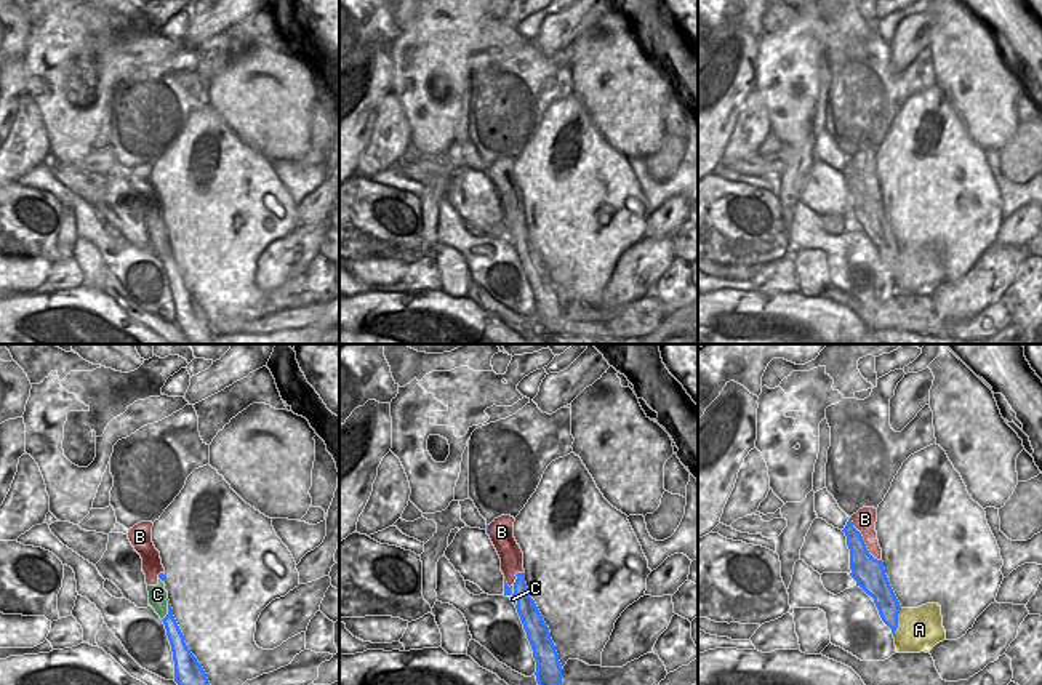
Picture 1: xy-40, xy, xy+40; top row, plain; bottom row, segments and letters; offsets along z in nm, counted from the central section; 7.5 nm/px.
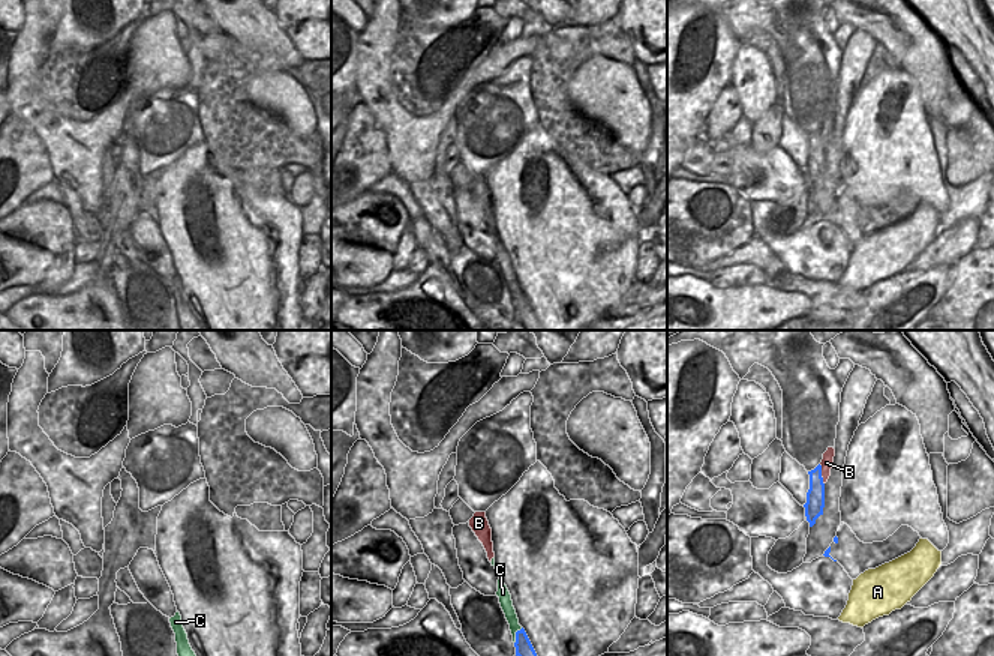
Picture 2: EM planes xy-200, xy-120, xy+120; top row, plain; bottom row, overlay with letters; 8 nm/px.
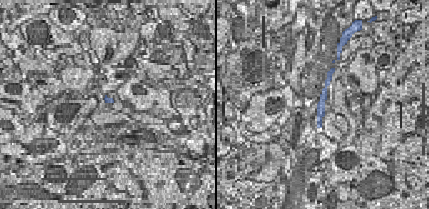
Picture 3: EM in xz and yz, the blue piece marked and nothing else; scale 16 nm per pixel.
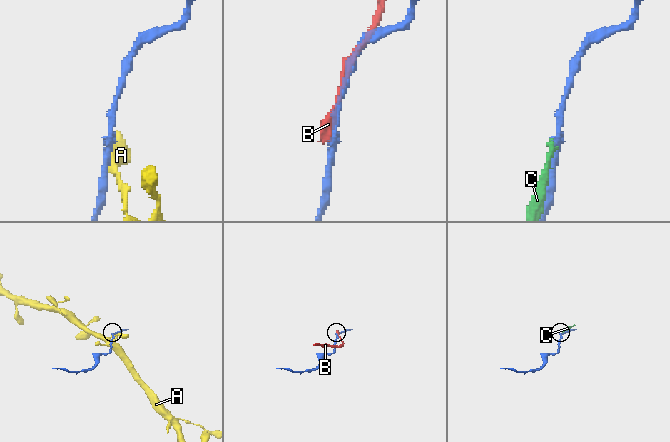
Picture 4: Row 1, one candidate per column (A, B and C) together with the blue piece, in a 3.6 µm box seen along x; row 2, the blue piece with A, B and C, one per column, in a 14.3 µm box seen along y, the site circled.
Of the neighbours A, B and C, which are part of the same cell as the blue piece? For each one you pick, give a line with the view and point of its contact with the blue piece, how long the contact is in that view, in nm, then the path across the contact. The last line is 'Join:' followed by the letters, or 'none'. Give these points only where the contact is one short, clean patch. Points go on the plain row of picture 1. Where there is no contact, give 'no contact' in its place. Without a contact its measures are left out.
Join: none

